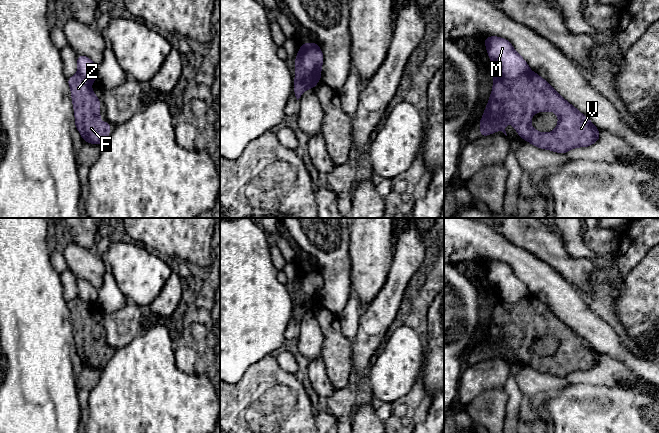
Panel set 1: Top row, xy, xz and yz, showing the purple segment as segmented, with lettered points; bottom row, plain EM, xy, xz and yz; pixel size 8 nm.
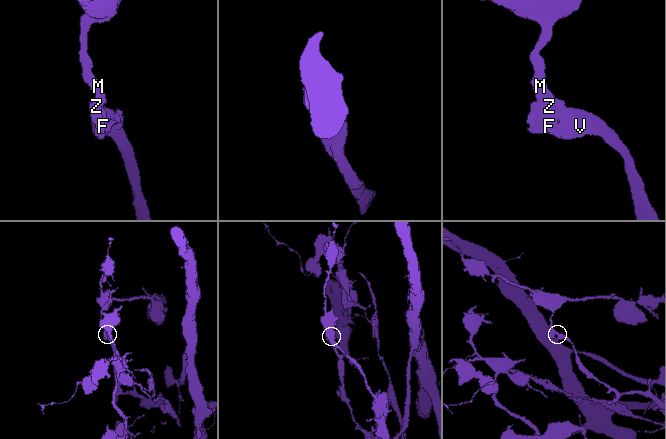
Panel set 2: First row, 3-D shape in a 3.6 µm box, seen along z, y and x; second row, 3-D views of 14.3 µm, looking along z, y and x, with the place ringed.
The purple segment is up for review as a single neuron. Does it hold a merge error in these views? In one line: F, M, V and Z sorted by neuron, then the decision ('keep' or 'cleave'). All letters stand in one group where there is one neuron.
F V Z / M | cleave

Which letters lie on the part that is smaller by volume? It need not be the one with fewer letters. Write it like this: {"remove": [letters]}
{"remove": ["F", "V", "Z"]}

